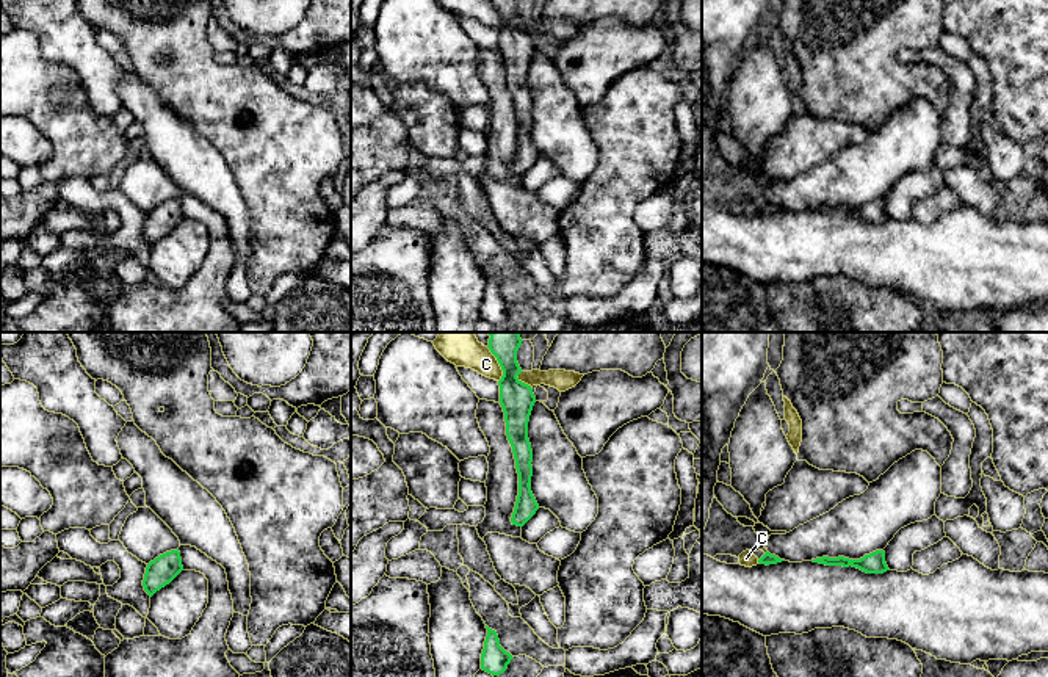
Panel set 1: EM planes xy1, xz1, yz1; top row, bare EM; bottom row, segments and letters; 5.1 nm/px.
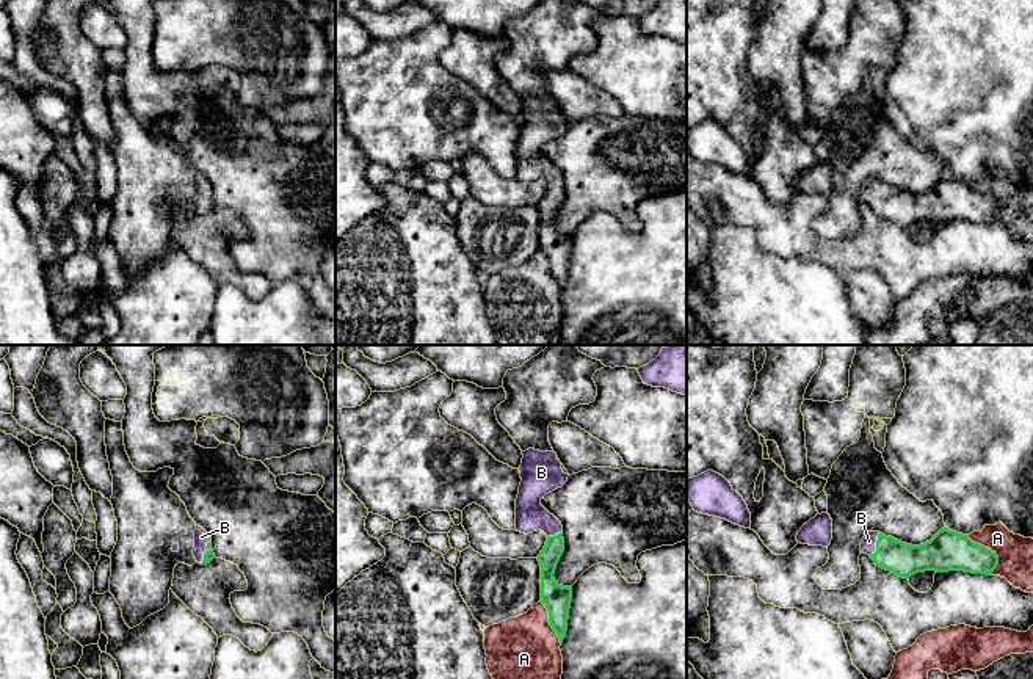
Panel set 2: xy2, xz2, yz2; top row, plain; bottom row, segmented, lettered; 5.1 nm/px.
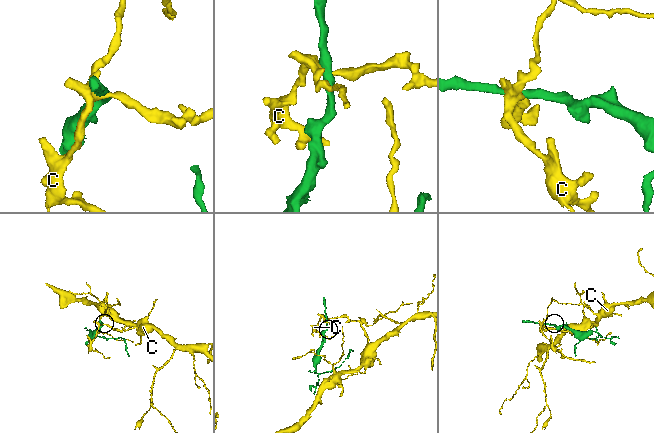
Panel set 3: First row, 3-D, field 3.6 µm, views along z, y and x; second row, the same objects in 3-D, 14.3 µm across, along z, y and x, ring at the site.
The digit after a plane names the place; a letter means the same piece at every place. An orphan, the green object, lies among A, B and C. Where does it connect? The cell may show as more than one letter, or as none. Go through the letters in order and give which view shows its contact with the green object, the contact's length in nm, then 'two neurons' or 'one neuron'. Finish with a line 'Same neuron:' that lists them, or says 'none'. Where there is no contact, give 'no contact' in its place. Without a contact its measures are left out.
A: yz2 | 240 nm | two neurons
B: yz2 | 130 nm | one neuron
C: xz1 | 170 nm | two neurons
Same neuron: B

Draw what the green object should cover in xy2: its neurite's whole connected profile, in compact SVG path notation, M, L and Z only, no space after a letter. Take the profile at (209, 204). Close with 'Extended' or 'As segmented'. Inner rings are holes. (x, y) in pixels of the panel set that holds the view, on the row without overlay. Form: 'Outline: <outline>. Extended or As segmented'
Outline: M196 174L194 179L194 198L193 204L198 212L207 213L210 212L215 205L212 199L212 187L210 183L199 174Z. Extended

